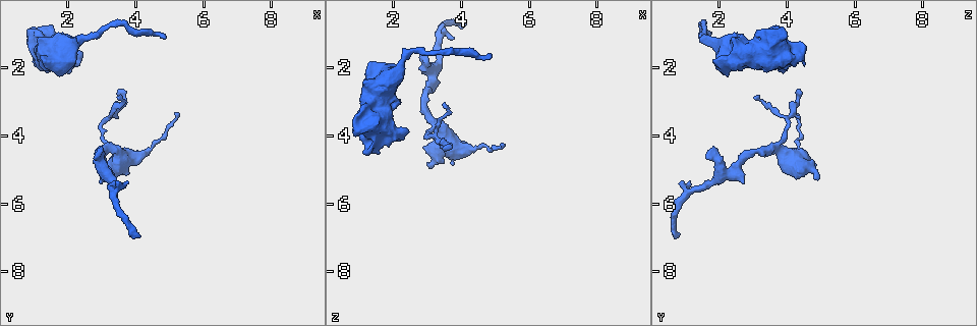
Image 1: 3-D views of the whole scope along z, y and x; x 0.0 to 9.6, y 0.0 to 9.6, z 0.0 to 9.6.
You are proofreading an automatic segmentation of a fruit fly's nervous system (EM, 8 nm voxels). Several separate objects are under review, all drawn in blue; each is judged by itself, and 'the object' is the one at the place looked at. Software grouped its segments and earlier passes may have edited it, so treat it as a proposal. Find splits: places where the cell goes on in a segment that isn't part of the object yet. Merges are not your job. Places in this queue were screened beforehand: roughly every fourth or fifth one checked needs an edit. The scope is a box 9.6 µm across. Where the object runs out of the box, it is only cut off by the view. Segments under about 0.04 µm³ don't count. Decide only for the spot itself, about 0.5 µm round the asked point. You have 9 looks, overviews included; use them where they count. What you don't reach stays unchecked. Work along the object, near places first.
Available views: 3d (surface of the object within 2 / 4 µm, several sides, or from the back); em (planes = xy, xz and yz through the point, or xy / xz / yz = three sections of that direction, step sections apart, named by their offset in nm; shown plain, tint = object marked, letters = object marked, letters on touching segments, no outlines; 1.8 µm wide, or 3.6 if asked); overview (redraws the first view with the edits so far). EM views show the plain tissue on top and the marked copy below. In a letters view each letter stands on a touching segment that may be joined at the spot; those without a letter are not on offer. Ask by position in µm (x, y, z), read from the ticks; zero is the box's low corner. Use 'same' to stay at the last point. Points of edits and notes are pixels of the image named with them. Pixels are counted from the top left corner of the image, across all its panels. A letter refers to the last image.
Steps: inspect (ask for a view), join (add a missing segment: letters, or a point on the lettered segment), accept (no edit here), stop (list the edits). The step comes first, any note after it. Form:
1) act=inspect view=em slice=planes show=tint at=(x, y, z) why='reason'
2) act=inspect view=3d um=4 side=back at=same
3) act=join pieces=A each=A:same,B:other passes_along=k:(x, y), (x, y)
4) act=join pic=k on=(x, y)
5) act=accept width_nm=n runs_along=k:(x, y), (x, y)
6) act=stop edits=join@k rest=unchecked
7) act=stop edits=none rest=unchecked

act=inspect view=em um=3.6 slice=xy step=16 show=tint at=(1.65, 1.90, 4.55) why='thick end'

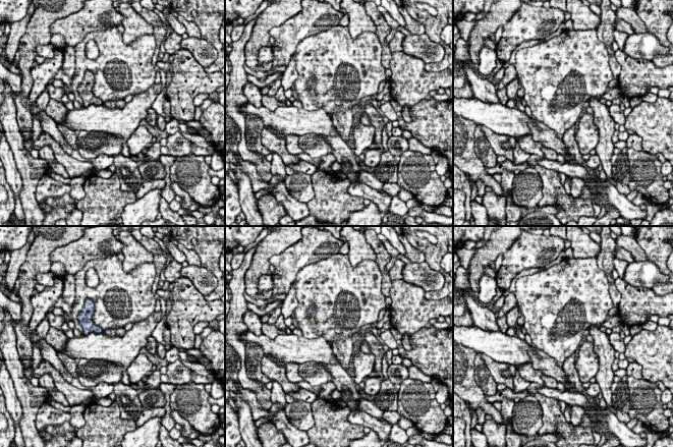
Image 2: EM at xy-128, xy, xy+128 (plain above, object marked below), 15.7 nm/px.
act=inspect view=em um=3.6 slice=planes show=letters at=same why='another direction'

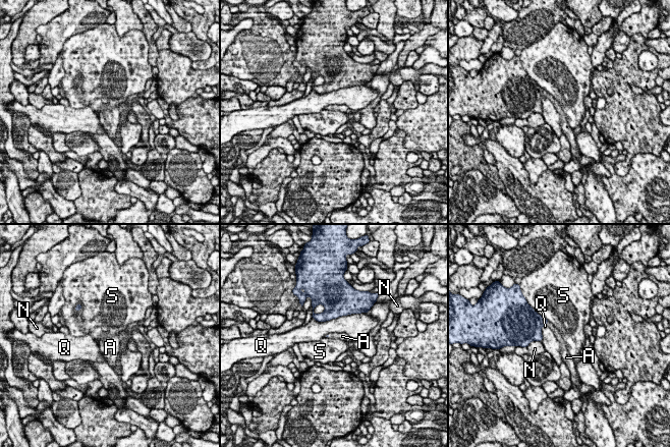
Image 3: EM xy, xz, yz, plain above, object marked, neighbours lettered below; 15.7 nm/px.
act=join pieces=A each=A:same,N:other,Q:other,S:other passes_along=3:(532, 323), (547, 322), (557, 333) found='it goes on there'

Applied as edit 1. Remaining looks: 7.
act=inspect view=overview

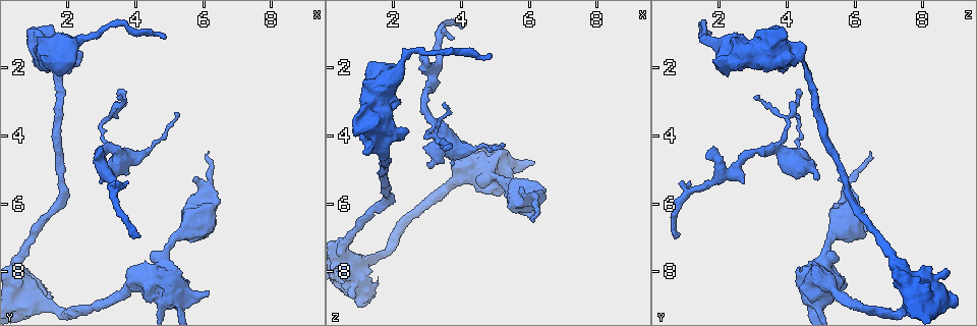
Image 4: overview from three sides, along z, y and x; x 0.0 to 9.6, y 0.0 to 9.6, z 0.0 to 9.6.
act=inspect view=em slice=planes show=letters at=(4.85, 1.10, 1.60) why='end of a long branch'

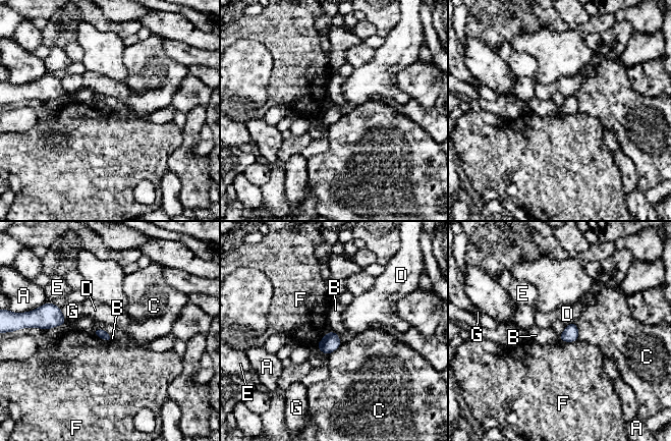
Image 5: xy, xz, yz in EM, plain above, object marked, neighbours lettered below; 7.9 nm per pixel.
act=accept longest_contact=C:150nm each=A:other,B:other,C:other,D:other,E:other,F:other,G:other found='no lettered segment goes on from it'

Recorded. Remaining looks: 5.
act=inspect view=3d um=4 at=(2.00, 2.10, 2.10) why='stops while still wide'

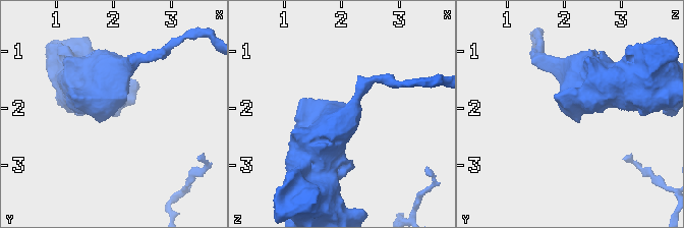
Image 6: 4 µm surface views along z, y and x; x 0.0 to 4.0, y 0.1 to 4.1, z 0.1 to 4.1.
act=inspect view=em um=3.6 slice=planes show=letters at=(2.00, 2.05, 2.10)

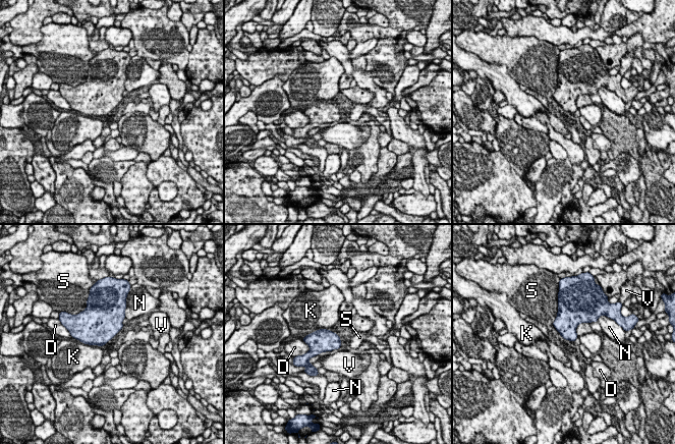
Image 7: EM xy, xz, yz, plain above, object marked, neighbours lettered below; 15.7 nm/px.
act=accept longest_contact=K:460nm each=D:other,K:other,N:other,S:other,V:other border=7:(75, 338), (85, 343), (103, 346) found='no lettered segment goes on from it'

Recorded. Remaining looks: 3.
act=inspect view=3d um=2 side=back at=(3.85, 5.40, 1.15) why='an open end'

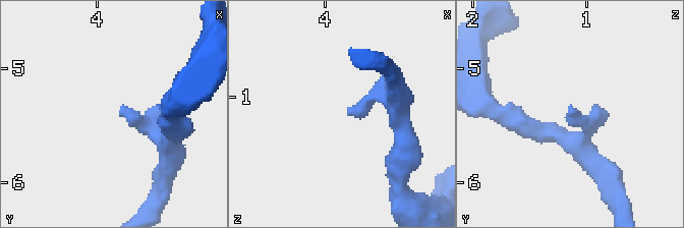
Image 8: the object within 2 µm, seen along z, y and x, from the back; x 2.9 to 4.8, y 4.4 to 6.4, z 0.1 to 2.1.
act=inspect view=em slice=planes show=letters at=(3.82, 5.38, 1.14)

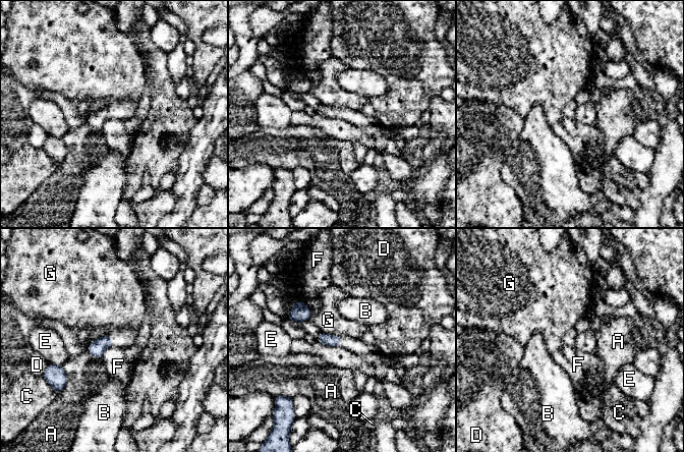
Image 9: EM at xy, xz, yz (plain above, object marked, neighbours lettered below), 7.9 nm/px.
act=accept longest_contact=A:200nm each=A:other,B:other,C:other,D:other,E:other,F:other,G:other border=9:(112, 345), (105, 350), (101, 357) found='none of them fits'

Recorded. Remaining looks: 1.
act=stop edits=join@3 rest=unchecked

